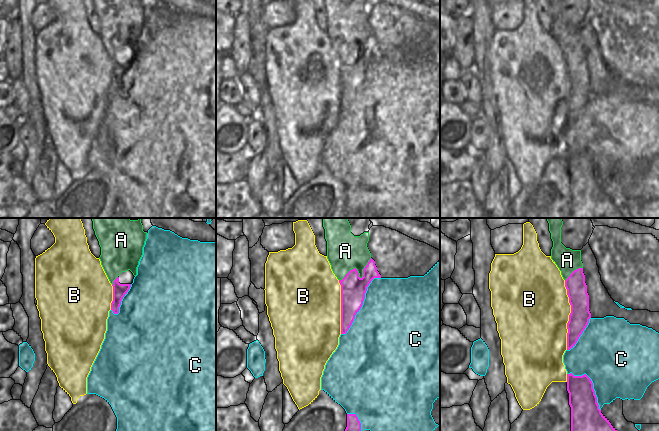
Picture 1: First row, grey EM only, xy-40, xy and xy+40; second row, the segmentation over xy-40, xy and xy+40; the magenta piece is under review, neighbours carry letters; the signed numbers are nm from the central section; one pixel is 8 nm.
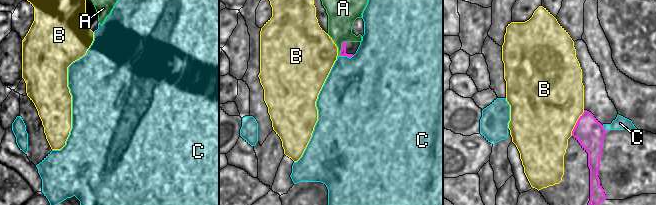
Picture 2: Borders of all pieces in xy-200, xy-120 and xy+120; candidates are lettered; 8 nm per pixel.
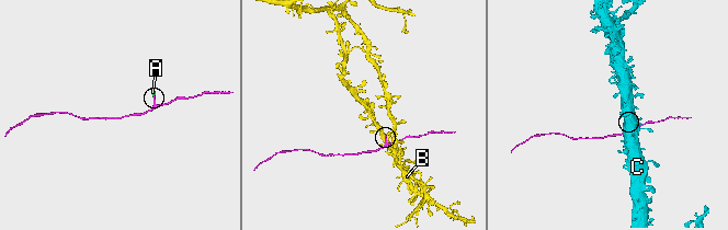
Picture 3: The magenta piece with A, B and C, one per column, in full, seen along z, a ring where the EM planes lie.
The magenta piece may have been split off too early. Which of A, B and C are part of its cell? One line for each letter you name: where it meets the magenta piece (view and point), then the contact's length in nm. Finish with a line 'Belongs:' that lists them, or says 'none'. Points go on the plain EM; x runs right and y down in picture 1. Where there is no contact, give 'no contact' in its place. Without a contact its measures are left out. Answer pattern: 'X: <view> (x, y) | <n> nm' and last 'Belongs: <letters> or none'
A: xy (358, 50) | 320 nm
Belongs: A

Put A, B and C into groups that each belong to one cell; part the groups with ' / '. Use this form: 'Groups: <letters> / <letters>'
Groups: A / B / C

